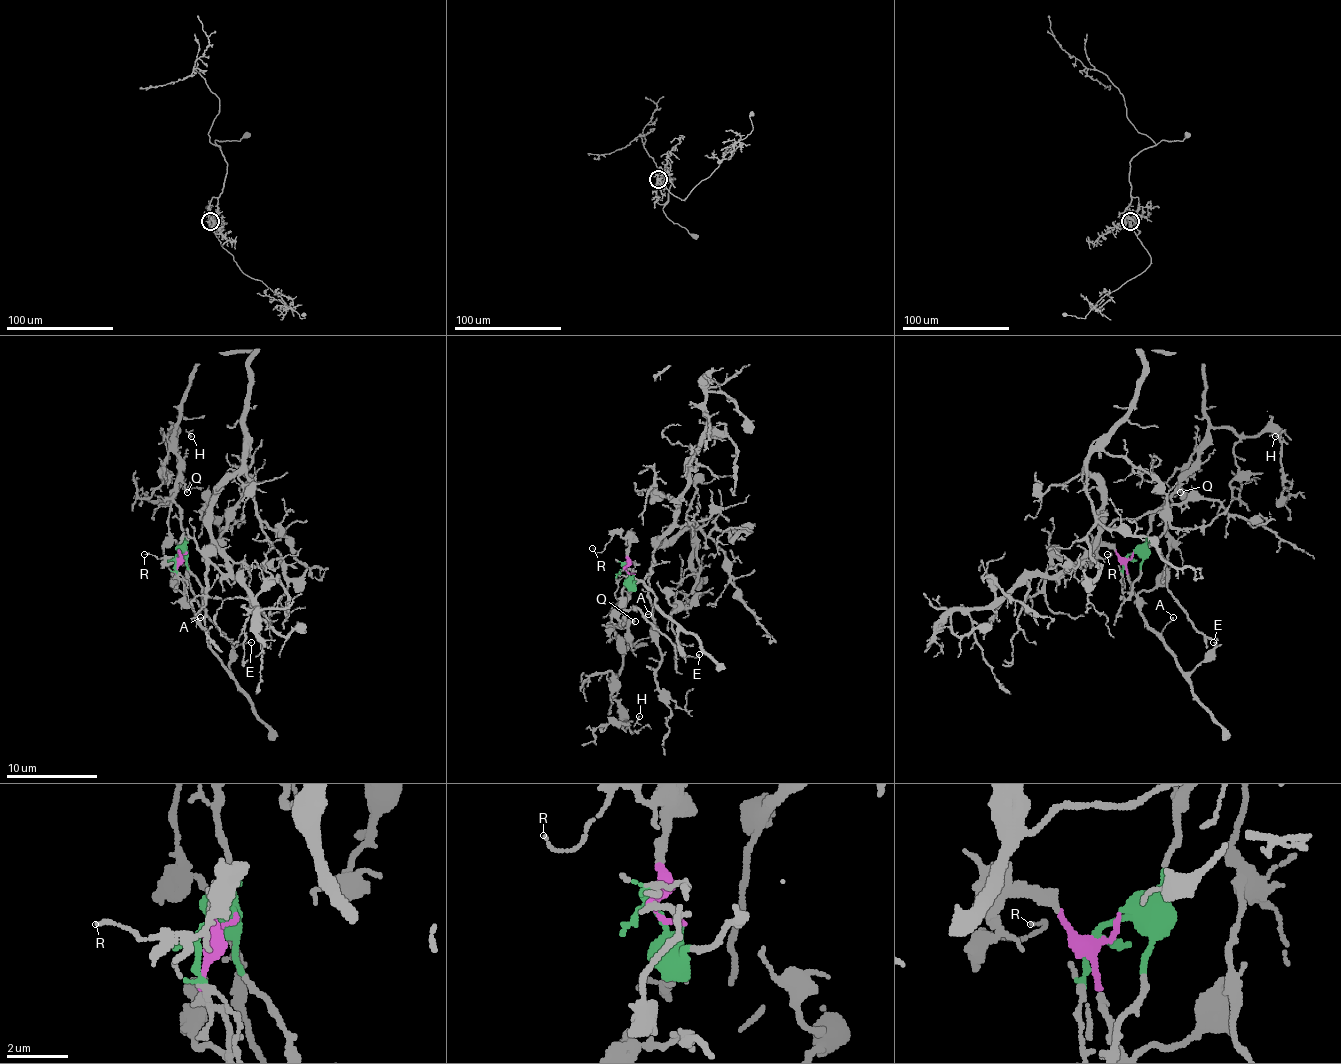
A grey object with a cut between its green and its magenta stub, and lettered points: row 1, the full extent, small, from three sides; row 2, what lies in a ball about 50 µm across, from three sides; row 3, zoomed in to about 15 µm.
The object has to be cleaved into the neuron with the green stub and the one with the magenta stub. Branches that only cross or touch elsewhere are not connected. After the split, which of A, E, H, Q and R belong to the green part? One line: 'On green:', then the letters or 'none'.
On green: H, Q

